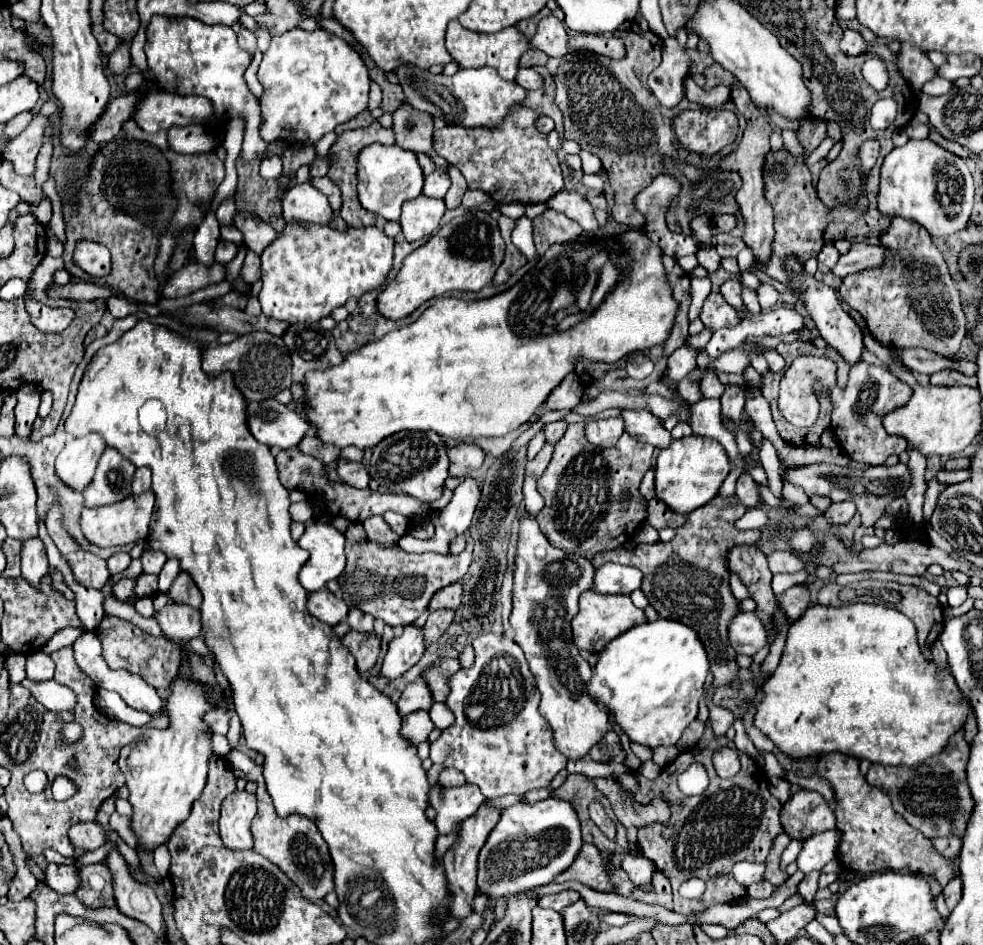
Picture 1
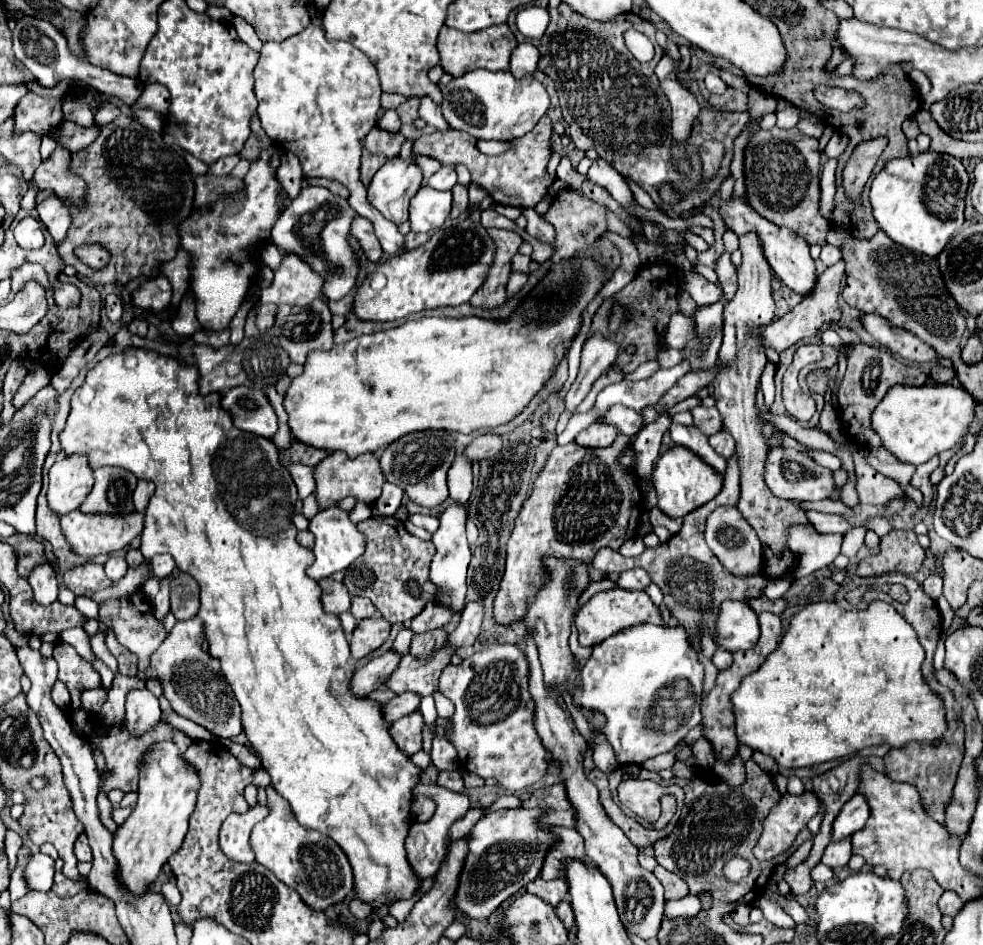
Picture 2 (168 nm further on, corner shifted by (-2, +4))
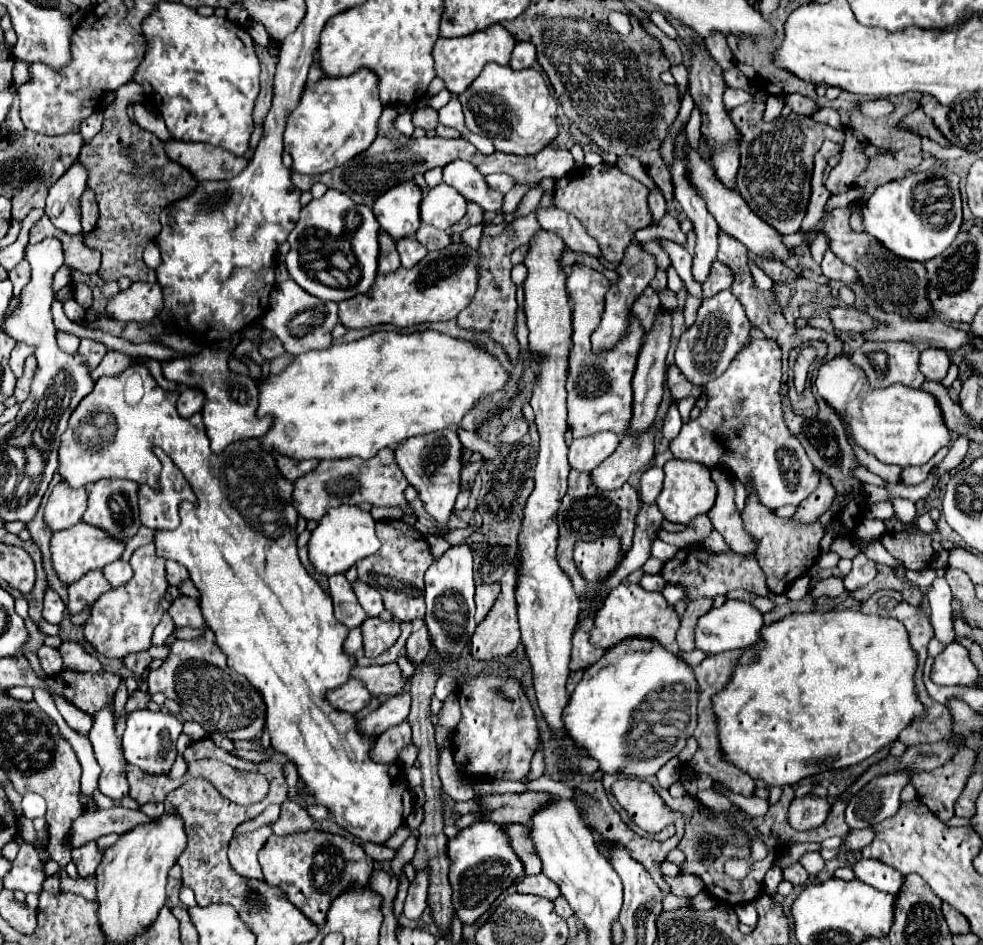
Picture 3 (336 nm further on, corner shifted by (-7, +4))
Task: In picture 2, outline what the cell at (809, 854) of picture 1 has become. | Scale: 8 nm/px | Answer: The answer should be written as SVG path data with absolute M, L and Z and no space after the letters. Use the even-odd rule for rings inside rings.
M856 793L840 811L840 815L834 819L834 825L832 825L832 841L834 839L842 839L850 833L856 833L860 831L866 821L870 817L870 807L866 803L866 797Z

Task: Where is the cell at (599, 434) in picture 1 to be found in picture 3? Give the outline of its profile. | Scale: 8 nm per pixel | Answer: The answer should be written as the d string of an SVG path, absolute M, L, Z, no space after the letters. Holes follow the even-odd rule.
M609 431L573 439L573 443L569 445L569 465L579 471L593 471L617 449L619 441L621 437Z

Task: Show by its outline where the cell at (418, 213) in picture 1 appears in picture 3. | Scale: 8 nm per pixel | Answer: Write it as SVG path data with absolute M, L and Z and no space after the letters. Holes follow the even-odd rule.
M445 183L429 189L421 201L421 221L435 229L449 229L465 215L465 211L465 199Z

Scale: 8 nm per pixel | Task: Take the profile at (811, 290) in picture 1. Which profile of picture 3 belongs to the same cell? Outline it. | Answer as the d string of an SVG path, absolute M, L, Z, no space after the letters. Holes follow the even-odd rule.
M697 151L689 153L689 179L691 183L697 187L699 195L705 199L709 213L715 217L719 229L731 237L735 237L737 241L741 241L753 255L763 257L763 259L773 259L773 261L787 261L789 257L795 255L795 249L783 243L783 235L779 235L771 225L763 223L743 201L743 197L739 195L737 189L727 187L725 183L721 183L715 175L715 171L699 157Z

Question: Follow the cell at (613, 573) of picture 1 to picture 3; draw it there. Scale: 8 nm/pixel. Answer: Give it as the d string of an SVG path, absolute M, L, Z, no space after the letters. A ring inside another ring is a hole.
M643 575L639 585L645 589L645 591L663 591L663 587L667 585L665 579L661 575Z

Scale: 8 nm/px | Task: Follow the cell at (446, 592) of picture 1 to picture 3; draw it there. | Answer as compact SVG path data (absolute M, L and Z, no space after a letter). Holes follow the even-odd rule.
M423 623L419 629L415 629L409 635L405 653L411 659L411 663L421 663L429 651L431 651L431 635L427 635L427 625Z

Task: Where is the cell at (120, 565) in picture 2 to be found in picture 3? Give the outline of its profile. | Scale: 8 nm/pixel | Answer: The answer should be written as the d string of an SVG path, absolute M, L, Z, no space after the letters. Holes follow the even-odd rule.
M117 559L117 561L109 563L109 565L103 569L103 573L105 573L105 577L107 577L107 581L111 583L113 589L125 585L125 583L133 577L131 565L129 565L127 561L123 561L123 559Z

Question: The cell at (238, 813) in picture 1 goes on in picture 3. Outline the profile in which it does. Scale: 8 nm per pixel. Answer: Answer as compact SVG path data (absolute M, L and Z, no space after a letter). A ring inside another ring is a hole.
M273 823L261 825L257 831L251 833L235 833L229 843L229 863L231 867L249 879L263 879L257 853L273 833Z

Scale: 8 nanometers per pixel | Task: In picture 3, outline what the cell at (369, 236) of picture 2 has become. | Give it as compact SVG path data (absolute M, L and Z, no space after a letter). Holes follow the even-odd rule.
M379 231L379 273L389 273L399 267L399 253L395 249L395 241L387 237L383 231Z

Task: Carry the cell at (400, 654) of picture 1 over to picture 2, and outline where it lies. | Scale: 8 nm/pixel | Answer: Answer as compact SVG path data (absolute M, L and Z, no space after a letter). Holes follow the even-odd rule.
M388 651L372 661L368 661L364 667L358 667L350 681L350 693L354 697L368 697L374 689L378 689L388 677L390 671L394 671L394 665L398 665L400 655Z

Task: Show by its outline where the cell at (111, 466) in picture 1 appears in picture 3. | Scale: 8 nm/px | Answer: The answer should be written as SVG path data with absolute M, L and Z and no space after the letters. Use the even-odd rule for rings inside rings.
M99 479L99 483L89 487L89 507L83 513L83 521L105 529L109 535L113 535L113 537L117 537L121 541L131 539L137 533L137 529L141 527L137 491L139 491L139 485L135 481Z

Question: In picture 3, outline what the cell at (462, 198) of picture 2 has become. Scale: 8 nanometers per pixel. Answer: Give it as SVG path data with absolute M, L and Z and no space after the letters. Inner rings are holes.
M467 201L467 213L465 213L465 217L463 217L459 223L455 223L455 225L451 227L451 231L461 233L461 231L465 231L469 225L477 225L477 223L481 223L481 221L483 221L483 209L481 209L477 203Z

